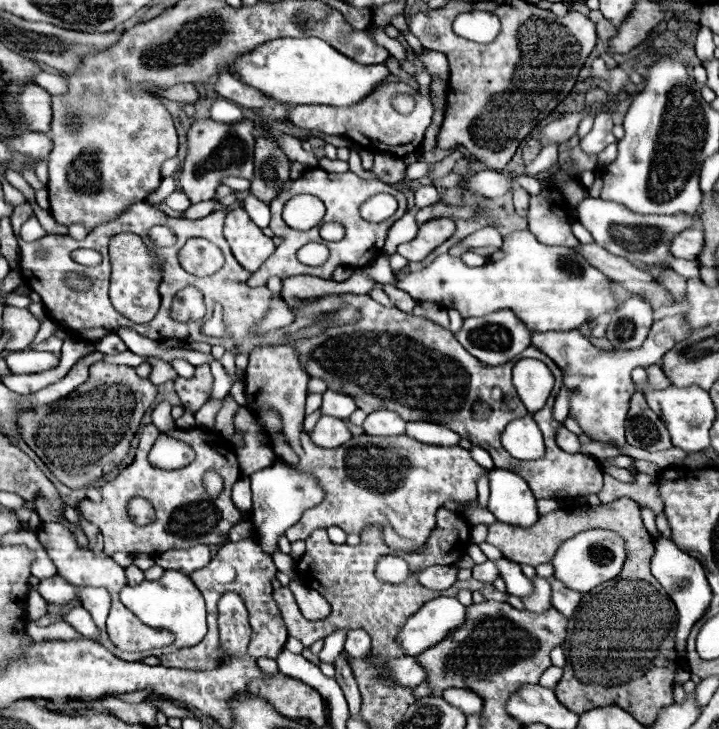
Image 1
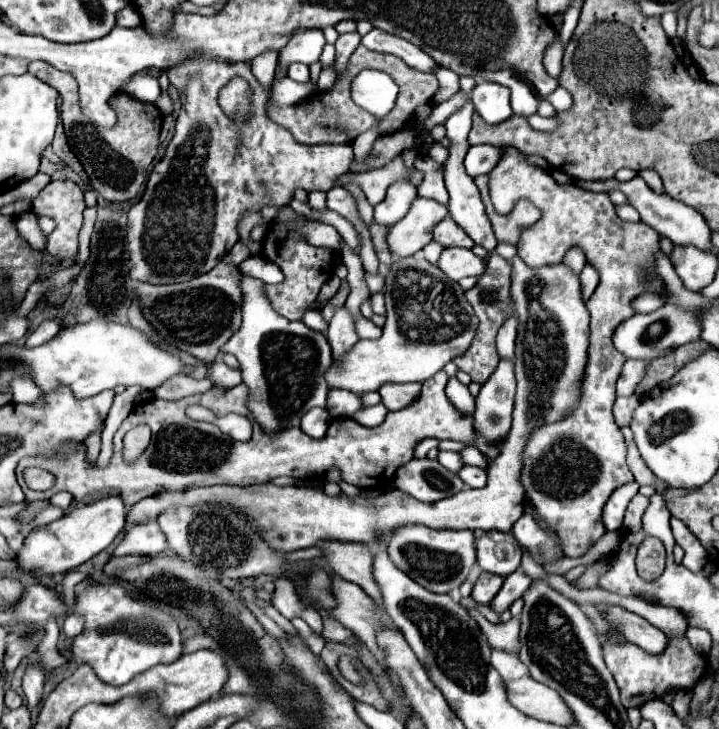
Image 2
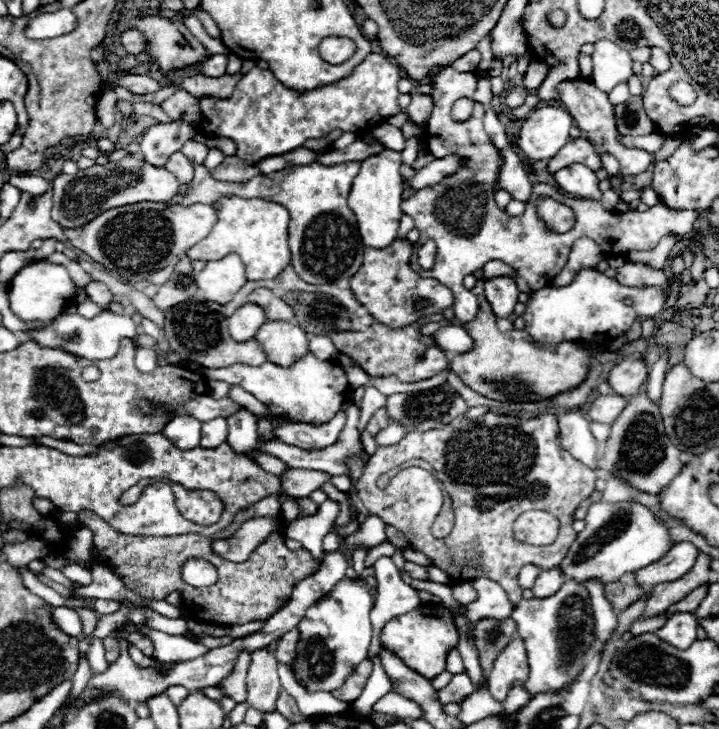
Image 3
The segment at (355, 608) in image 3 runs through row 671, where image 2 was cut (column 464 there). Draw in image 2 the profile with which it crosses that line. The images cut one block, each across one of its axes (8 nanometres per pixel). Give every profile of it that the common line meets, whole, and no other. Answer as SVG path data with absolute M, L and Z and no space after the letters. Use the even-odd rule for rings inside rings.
M420 256L396 258L386 276L386 324L378 340L358 340L354 348L344 354L342 364L332 364L326 372L330 388L344 388L350 392L378 390L384 382L424 382L440 372L448 362L462 356L471 346L478 318L466 302L464 290L442 274L436 264ZM408 338L450 338L446 342L422 342Z

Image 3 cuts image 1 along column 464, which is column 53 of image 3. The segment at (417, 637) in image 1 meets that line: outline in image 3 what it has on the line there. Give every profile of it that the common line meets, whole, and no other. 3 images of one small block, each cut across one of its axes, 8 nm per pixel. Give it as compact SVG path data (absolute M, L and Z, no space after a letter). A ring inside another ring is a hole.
M51 606L52 619L62 630L64 634L68 636L80 636L82 634L82 622L80 622L80 616L65 607L53 607Z

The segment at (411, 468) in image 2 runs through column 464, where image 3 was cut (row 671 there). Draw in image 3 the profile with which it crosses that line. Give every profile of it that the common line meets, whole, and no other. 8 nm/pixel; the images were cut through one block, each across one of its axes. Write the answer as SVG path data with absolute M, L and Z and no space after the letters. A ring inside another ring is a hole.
M480 620L474 624L474 646L480 656L480 666L488 676L496 656L514 640L516 622L514 620Z

